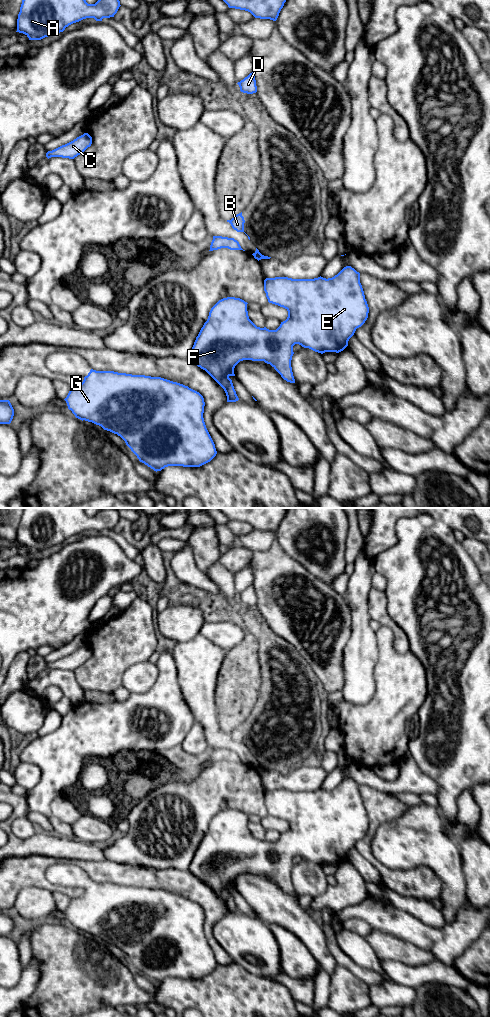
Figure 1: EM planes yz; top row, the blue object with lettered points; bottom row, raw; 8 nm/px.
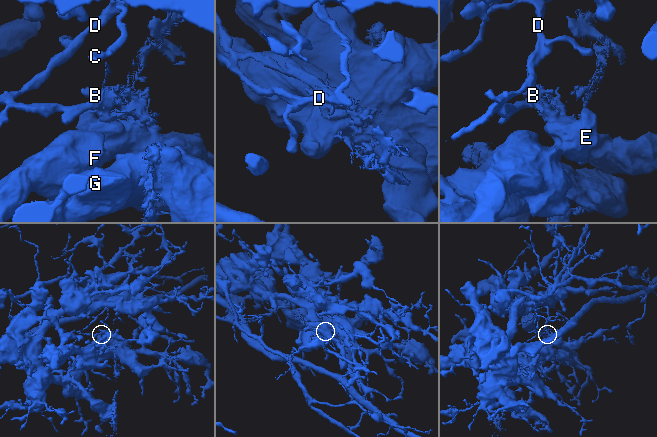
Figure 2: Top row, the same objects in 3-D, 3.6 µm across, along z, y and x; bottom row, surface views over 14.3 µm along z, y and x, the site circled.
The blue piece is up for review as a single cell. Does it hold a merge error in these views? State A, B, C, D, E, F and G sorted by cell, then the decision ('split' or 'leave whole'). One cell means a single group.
A B E F G / C D; split

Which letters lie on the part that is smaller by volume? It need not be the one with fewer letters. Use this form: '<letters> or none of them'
C, D

